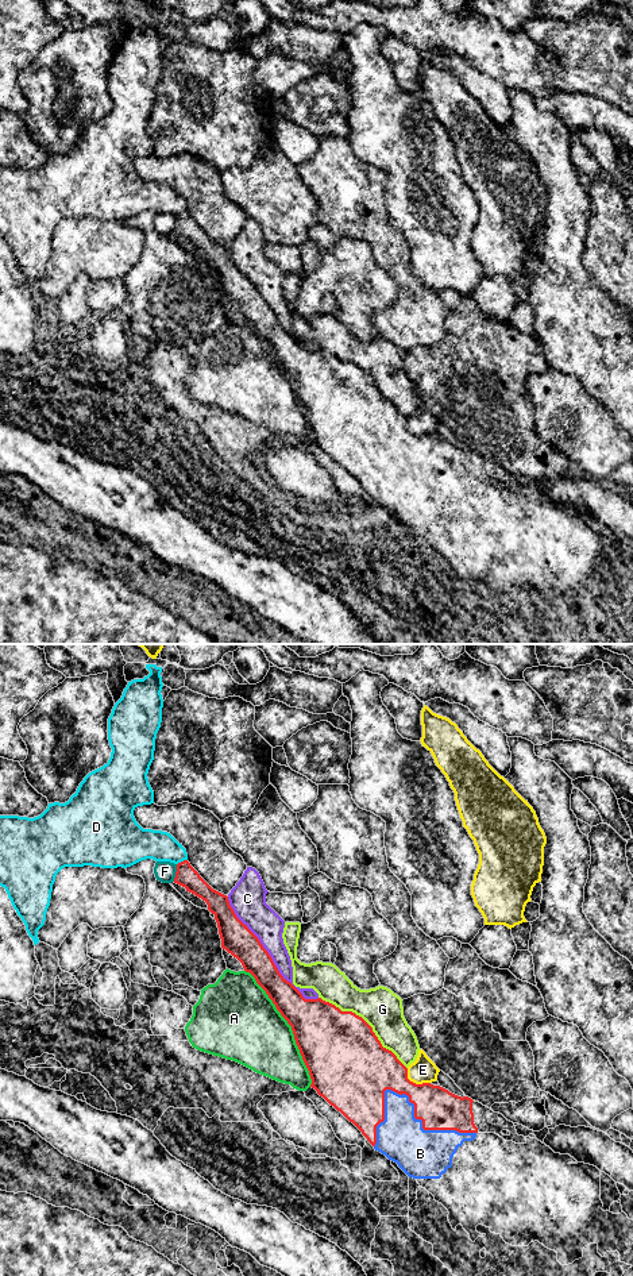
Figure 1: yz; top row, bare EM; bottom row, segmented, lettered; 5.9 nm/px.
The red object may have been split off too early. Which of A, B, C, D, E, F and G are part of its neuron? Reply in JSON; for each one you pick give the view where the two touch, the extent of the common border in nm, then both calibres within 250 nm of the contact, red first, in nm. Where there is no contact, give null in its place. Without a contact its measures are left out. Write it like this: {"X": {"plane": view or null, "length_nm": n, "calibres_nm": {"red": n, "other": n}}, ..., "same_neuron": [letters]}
{"B": {"plane": "yz", "length_nm": 600, "calibres_nm": {"red": 240, "other": 280}}, "same_neuron": ["B"]}

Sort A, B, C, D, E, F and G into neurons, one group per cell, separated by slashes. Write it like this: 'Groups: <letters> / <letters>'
Groups: A C / B / D / E / F / G

